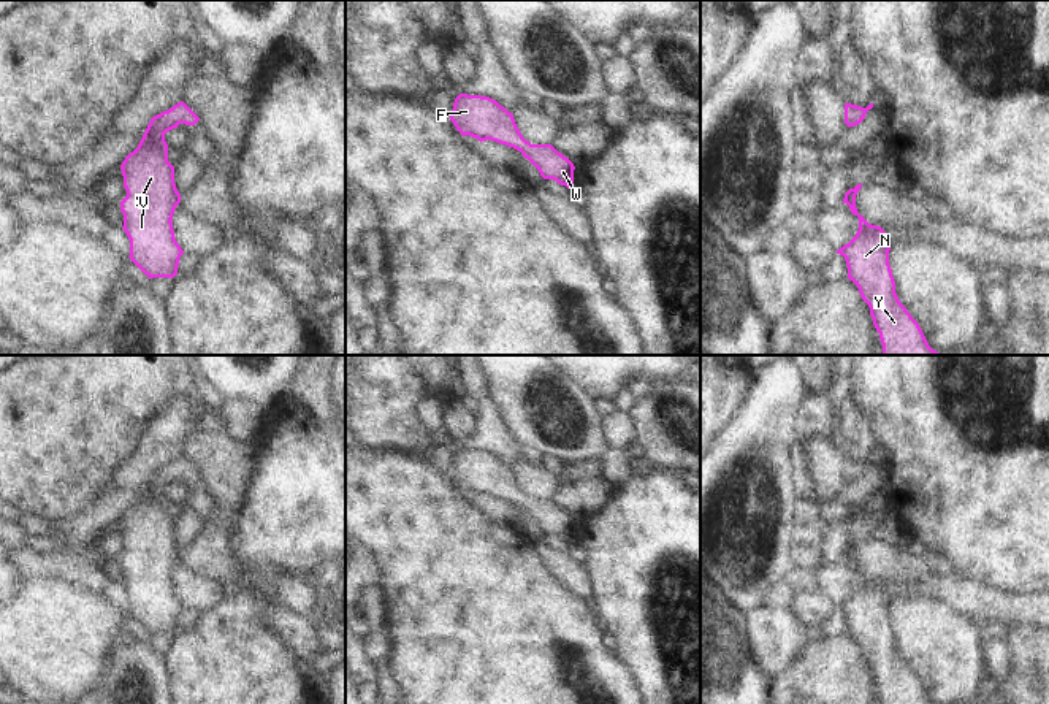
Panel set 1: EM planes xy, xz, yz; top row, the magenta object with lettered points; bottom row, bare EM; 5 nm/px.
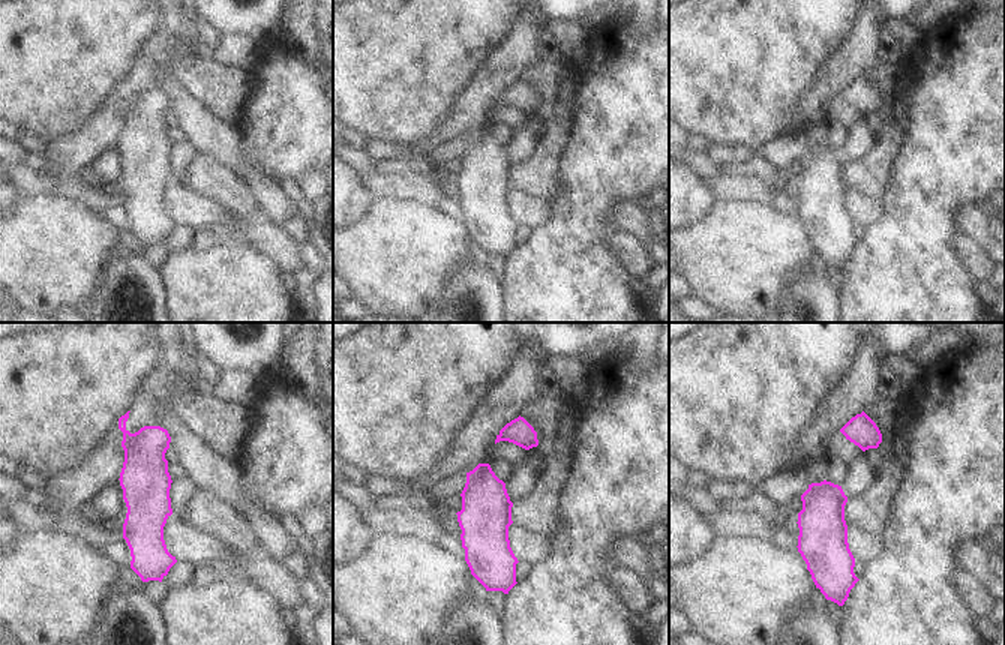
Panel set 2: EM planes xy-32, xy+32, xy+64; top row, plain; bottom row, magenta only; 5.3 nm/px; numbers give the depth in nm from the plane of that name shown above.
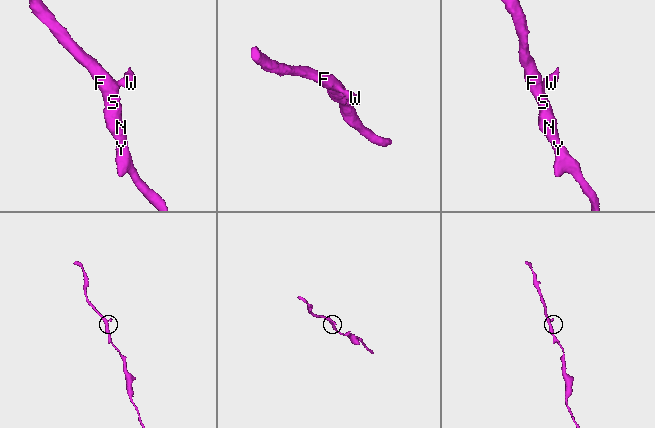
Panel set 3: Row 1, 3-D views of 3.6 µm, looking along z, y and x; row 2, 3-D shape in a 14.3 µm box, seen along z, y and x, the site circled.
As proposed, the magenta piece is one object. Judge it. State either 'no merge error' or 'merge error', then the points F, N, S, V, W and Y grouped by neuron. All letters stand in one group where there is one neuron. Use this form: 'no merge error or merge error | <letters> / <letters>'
no merge error | F N S V W Y

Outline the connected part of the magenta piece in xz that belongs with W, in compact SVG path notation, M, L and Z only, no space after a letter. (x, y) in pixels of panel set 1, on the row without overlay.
M460 449L455 453L450 476L456 485L480 498L491 495L523 509L544 534L553 534L567 544L574 542L574 518L551 499L531 499L523 493L513 469L496 455L482 450Z

